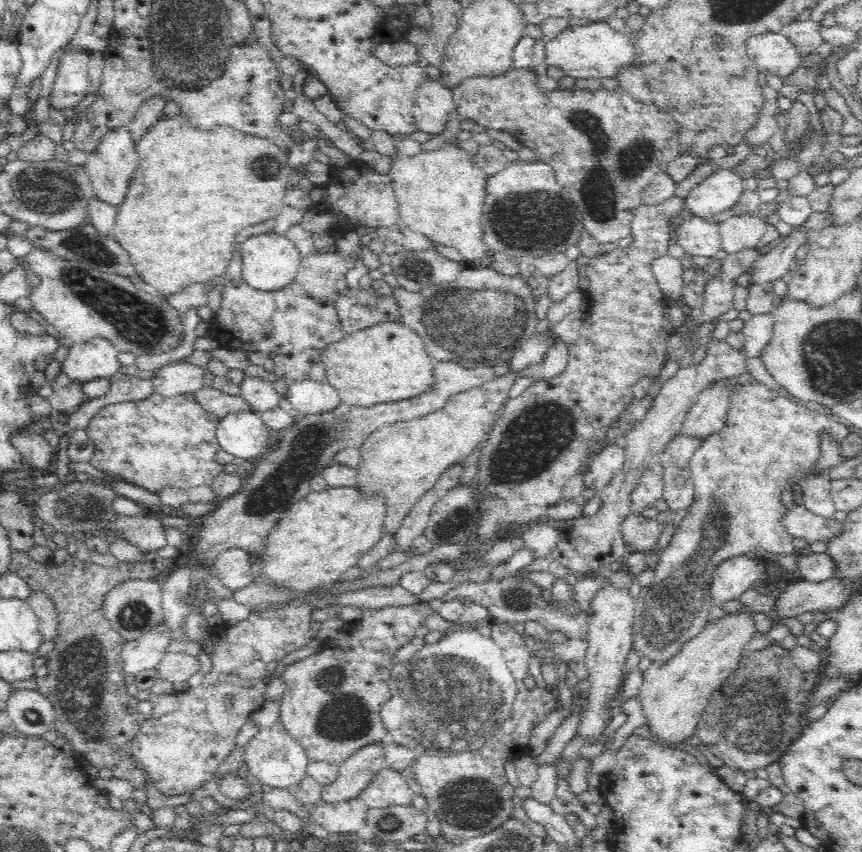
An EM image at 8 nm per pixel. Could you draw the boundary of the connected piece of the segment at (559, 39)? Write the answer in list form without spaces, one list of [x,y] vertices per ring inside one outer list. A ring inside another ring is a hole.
[[[604,22],[570,25],[558,36],[546,40],[545,50],[544,60],[548,67],[558,67],[566,75],[577,79],[614,78],[620,68],[636,60],[636,47],[630,43],[628,34],[616,31]]]

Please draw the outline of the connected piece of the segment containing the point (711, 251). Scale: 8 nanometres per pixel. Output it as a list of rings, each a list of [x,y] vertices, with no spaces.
[[[682,217],[676,227],[677,244],[686,255],[715,257],[722,250],[719,227],[707,220]]]

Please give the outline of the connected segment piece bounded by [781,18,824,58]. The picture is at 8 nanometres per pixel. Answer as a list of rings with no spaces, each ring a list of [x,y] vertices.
[[[809,20],[792,21],[781,30],[783,35],[786,35],[797,48],[801,57],[806,57],[822,46],[824,42],[820,34],[821,24],[817,21]]]

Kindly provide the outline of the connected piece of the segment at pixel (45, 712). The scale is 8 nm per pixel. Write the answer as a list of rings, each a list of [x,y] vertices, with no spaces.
[[[12,689],[5,704],[5,711],[8,712],[16,730],[26,736],[41,737],[53,727],[53,705],[36,689]]]

